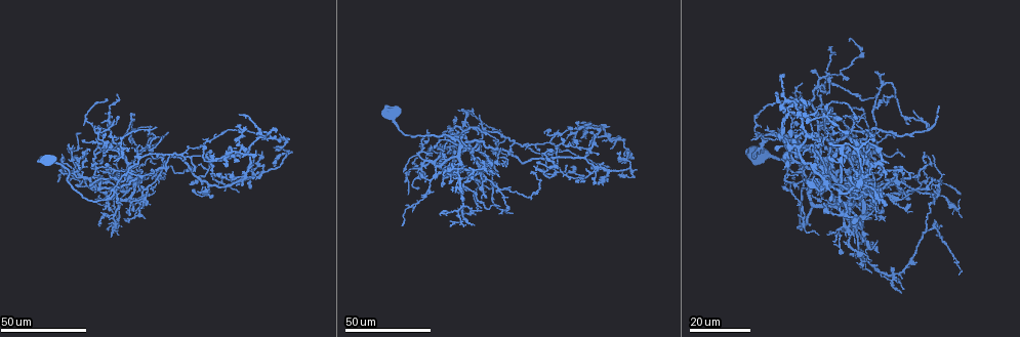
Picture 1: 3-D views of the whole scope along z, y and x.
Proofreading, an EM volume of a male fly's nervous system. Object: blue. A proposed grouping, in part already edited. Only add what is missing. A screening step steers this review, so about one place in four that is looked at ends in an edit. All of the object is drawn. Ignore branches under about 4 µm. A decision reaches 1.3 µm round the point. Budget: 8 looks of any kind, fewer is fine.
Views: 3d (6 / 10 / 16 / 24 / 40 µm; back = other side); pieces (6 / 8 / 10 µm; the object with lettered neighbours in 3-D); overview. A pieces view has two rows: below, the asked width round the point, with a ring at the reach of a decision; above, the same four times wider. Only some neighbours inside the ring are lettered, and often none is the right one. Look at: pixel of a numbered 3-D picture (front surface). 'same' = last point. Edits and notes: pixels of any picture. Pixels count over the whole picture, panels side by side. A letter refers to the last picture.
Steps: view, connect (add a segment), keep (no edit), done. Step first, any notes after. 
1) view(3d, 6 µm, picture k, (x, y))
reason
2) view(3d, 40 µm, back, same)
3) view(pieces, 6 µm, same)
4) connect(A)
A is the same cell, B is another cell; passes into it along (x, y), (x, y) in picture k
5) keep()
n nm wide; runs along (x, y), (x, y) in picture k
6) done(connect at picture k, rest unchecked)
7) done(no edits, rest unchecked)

view(3d, 40 µm, picture 1, (258, 173))

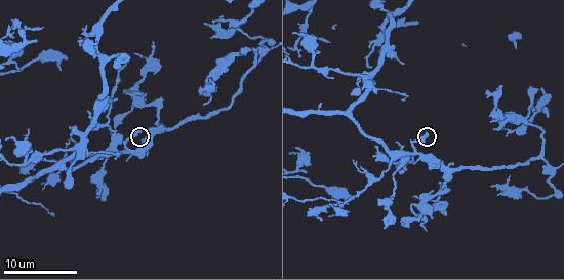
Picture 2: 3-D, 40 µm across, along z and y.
view(pieces, 8 µm, picture 2, (426, 134))

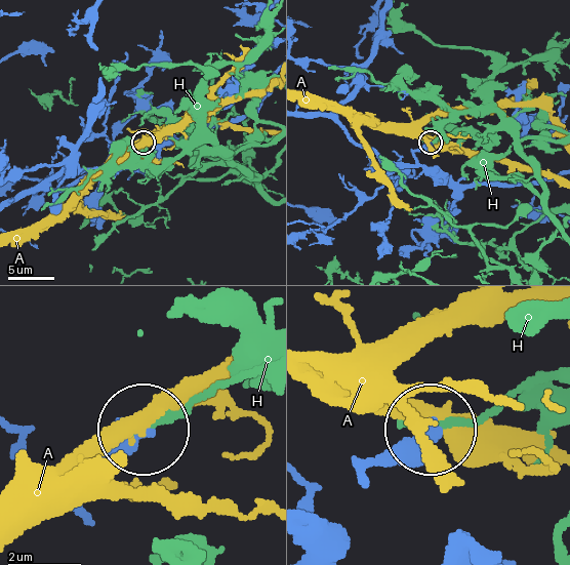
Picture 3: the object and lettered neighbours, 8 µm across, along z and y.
keep()
A and H are other cells; no lettered segment goes on from it

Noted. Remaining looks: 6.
view(3d, 24 µm, picture 1, (168, 131))
long arm stops here

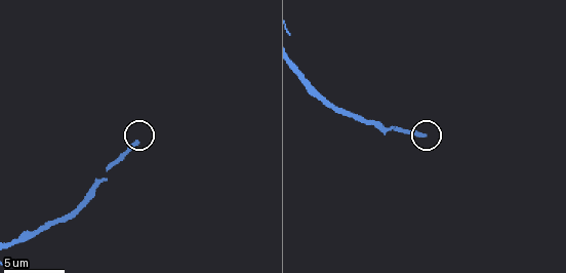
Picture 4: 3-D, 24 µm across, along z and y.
view(pieces, 8 µm, picture 4, (138, 141))

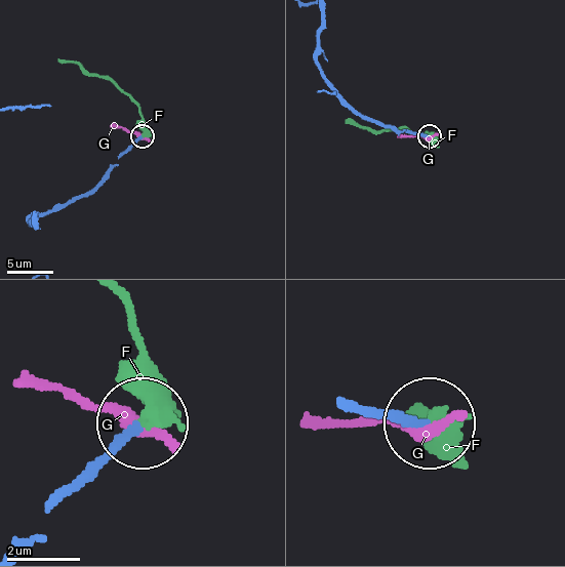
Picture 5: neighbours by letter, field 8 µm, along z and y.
connect(F)
F is the same cell, G is another cell; the neuron continues

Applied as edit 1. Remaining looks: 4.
view(3d, 24 µm, picture 1, (890, 95))
tapers out

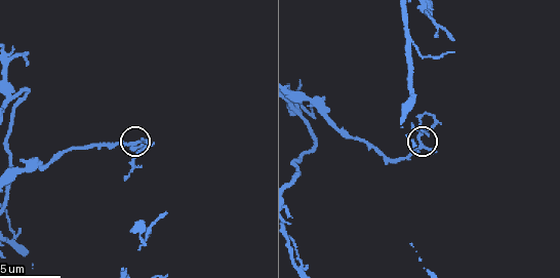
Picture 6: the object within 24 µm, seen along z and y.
view(pieces, 8 µm, picture 6, (431, 150))

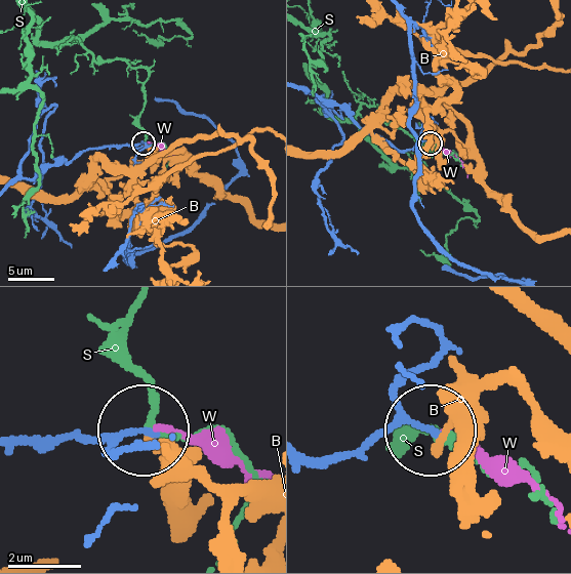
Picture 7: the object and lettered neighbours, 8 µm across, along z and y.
connect(W)
W is the same cell, B and S are other cells; passes into it along (58, 437), (165, 427), (220, 440), (257, 470) in picture 7; it goes on there

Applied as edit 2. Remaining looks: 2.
view(overview)

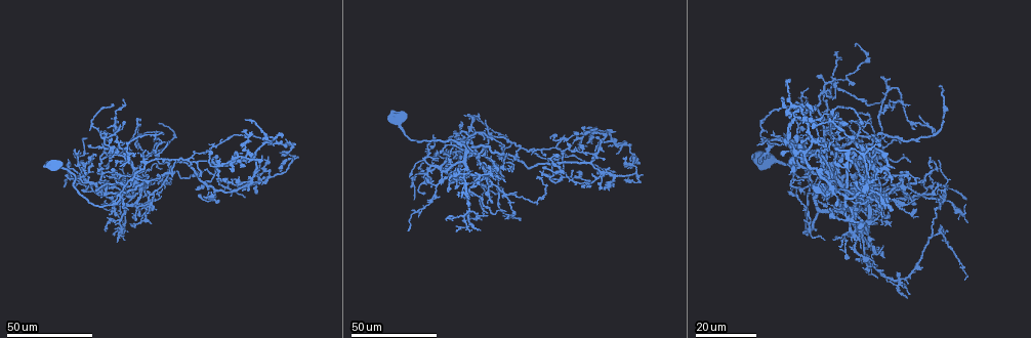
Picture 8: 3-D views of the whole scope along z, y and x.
view(pieces, 10 µm, picture 2, (301, 55))
free end

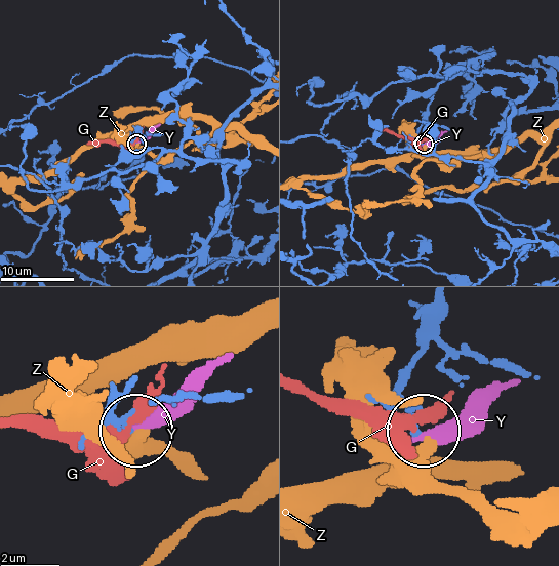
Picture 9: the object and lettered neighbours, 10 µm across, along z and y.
keep()
G, Y and Z are other cells; runs along (199, 159), (151, 148), (135, 130), (130, 138), (135, 143) in picture 9; none of them fits

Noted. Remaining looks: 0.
done(connect at picture 5, connect at picture 7, rest unchecked)

